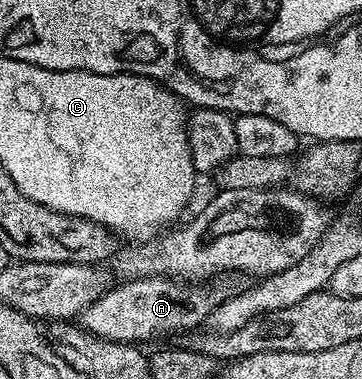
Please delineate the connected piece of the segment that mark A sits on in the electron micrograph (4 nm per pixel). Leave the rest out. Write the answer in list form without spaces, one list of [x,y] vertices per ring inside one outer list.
[[[172,276],[121,281],[121,286],[113,285],[106,289],[78,315],[79,325],[88,333],[111,342],[145,344],[163,334],[176,334],[179,330],[192,330],[200,325],[203,327],[211,313],[234,293],[233,287],[228,287],[224,280],[217,281],[220,282],[217,286],[187,286],[184,282],[187,281]]]

